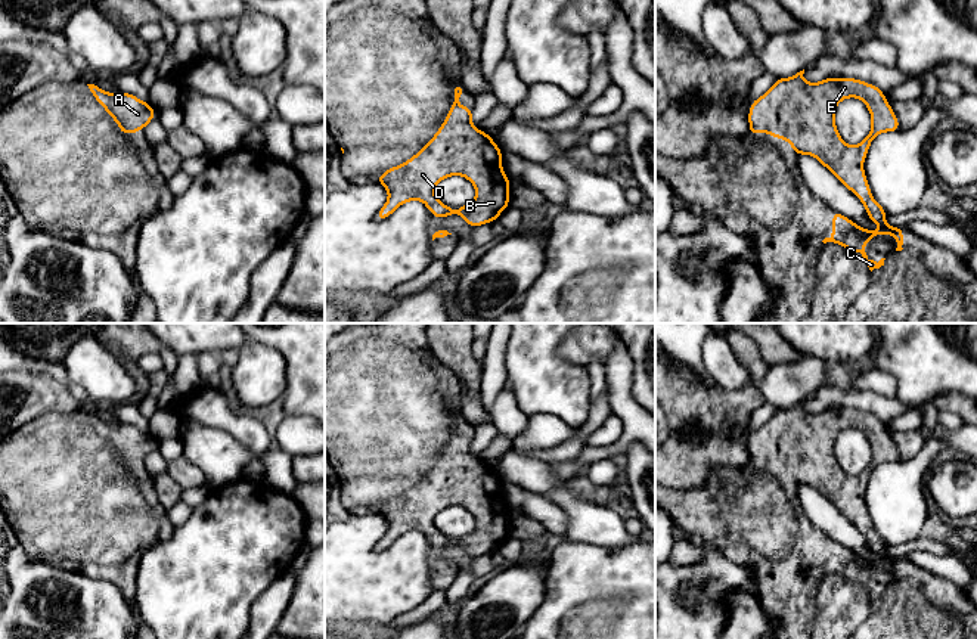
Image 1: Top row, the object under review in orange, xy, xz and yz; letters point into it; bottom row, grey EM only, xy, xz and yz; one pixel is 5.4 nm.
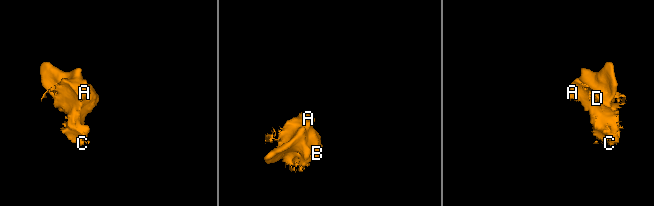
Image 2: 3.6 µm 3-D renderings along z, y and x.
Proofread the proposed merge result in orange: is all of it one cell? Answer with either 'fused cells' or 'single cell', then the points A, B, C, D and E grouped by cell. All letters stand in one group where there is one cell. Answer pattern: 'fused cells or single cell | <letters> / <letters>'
single cell | A B C D E

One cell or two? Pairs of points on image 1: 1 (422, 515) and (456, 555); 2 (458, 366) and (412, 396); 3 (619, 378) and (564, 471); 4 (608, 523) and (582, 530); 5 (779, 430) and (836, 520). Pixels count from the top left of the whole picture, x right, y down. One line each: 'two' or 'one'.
1: two
2: two
3: one
4: one
5: two

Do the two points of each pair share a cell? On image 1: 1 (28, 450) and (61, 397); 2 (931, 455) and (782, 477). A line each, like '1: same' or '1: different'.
1: different
2: different

